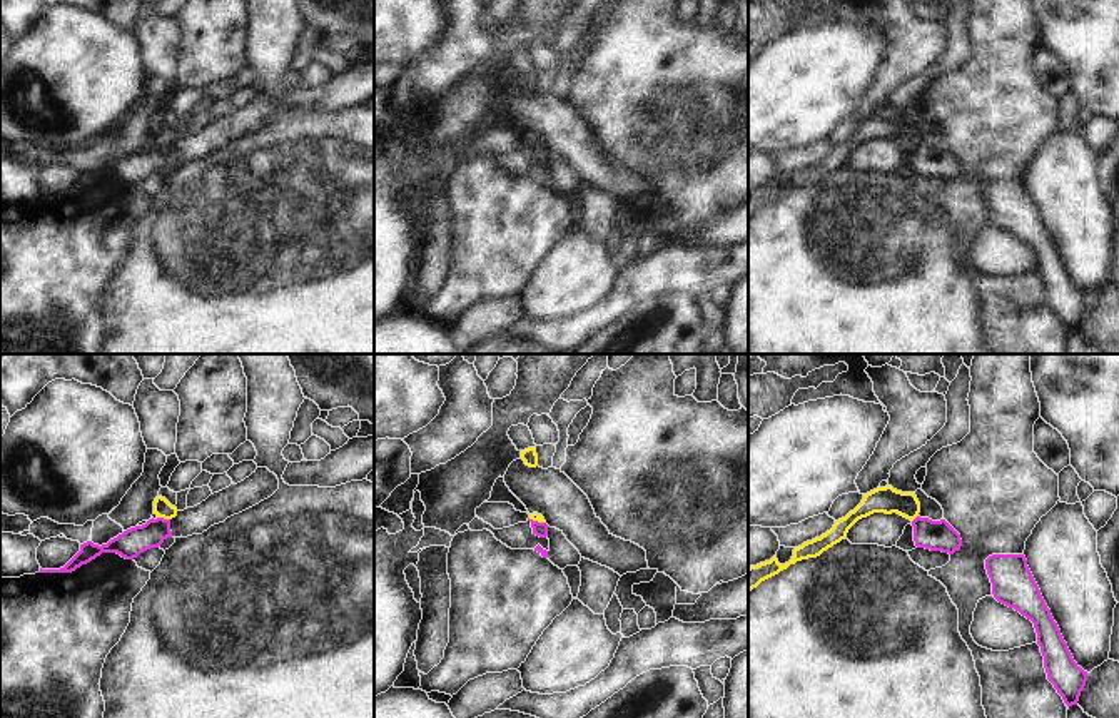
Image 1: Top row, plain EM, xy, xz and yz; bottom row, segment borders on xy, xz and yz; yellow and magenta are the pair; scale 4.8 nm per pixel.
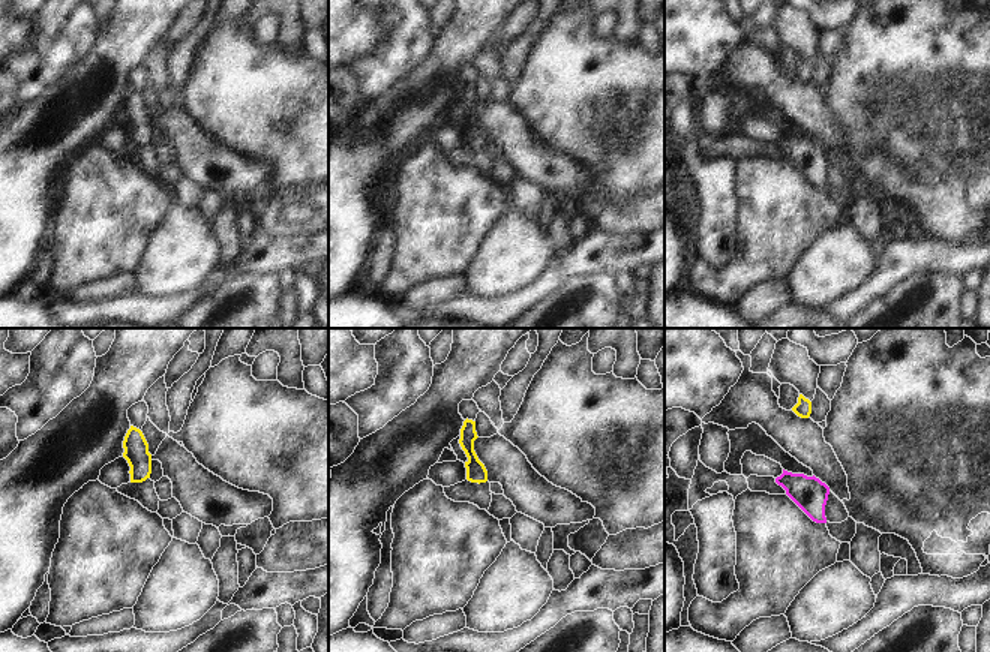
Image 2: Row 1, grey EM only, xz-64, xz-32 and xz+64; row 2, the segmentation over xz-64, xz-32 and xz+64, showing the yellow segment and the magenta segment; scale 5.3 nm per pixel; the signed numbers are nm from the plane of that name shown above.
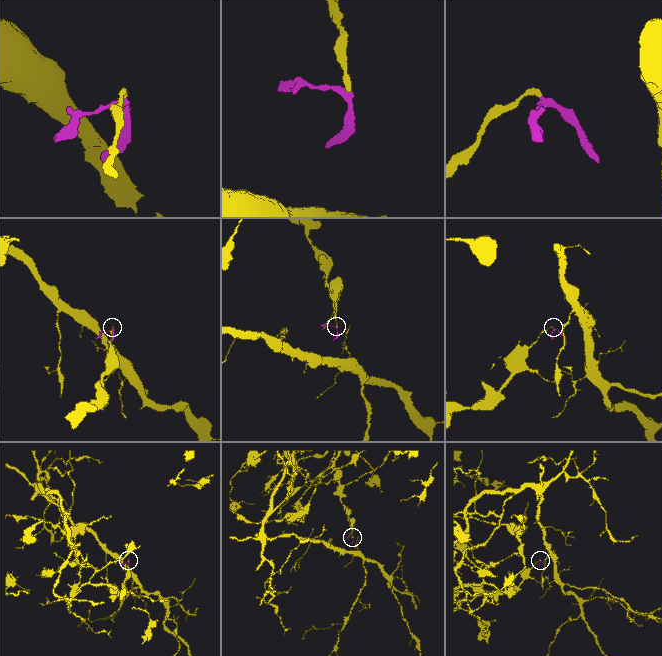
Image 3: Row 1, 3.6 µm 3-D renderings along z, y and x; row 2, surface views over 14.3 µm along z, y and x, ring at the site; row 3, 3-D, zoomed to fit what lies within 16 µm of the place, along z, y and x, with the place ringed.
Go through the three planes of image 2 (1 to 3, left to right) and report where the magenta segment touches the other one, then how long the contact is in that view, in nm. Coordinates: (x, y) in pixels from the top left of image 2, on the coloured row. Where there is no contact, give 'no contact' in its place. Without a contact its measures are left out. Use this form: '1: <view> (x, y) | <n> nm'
1: no contact
2: no contact
3: no contact

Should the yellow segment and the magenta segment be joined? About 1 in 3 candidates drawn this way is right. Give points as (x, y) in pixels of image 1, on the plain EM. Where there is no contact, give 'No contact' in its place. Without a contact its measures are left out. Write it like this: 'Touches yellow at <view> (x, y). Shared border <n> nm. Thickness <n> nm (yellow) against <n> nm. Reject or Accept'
Touches yellow at xy (164, 144). Shared border 70 nm. Thickness 90 nm (yellow) against 140 nm. Accept.

